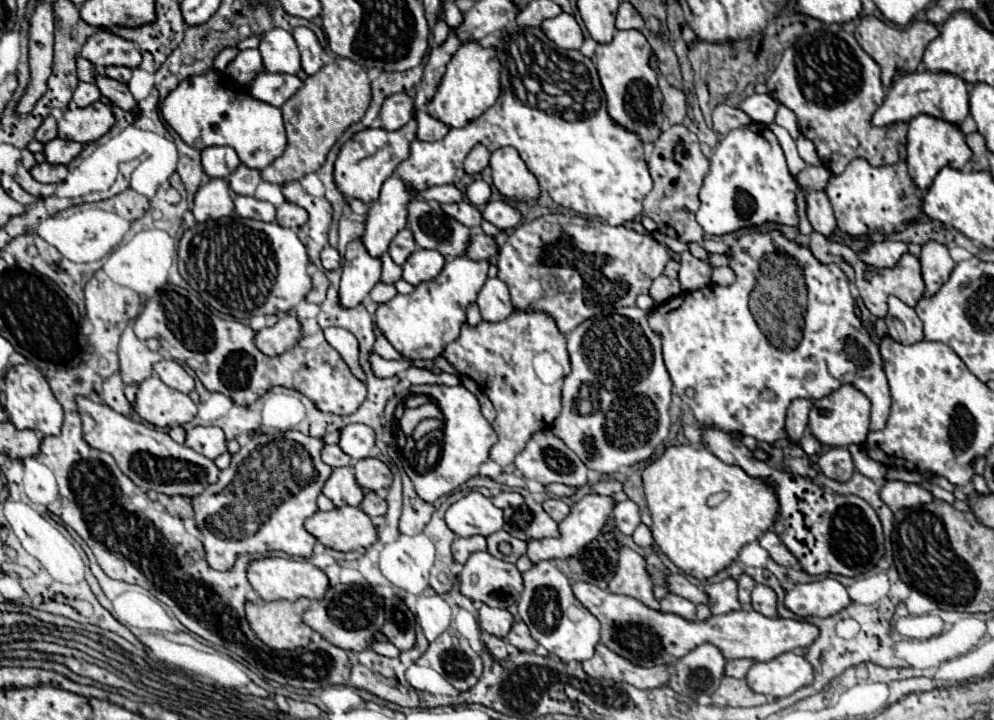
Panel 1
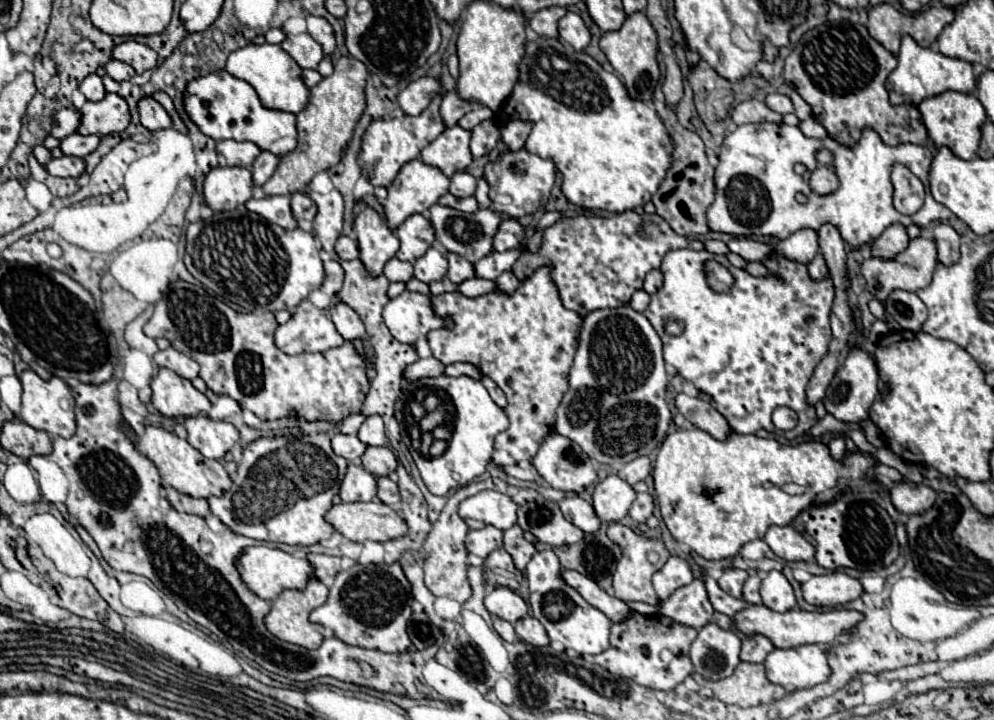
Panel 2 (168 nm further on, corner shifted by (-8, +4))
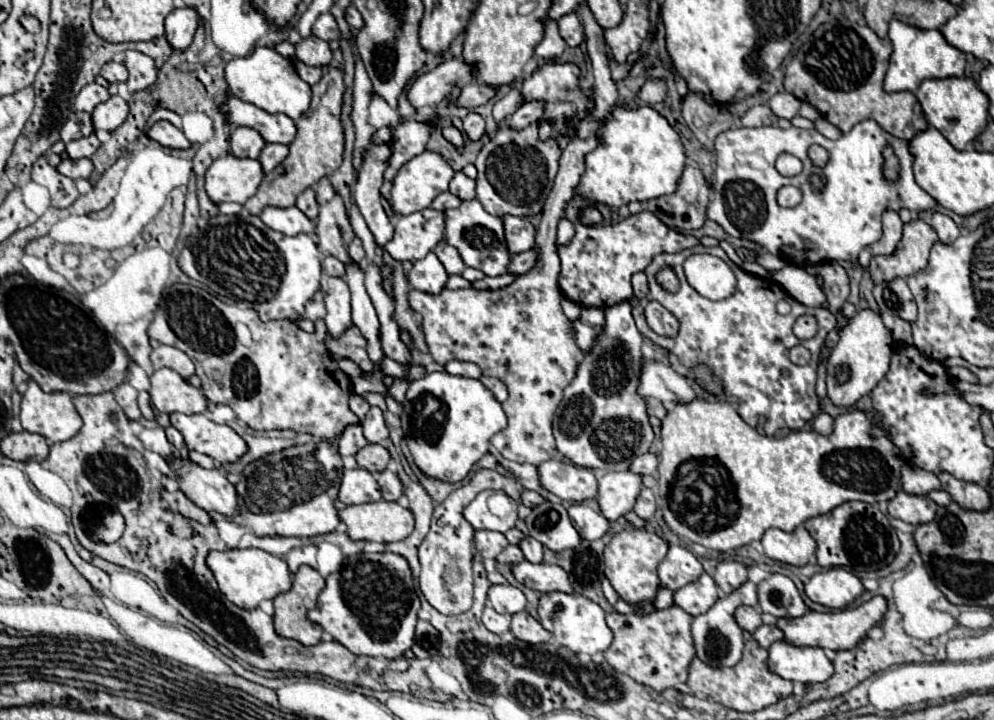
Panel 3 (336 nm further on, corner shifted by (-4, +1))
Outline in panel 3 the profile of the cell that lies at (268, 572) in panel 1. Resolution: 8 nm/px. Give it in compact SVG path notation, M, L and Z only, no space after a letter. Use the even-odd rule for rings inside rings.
M258 548L210 552L206 564L212 570L212 574L214 574L220 590L226 594L226 598L246 610L258 608L258 604L262 600L274 600L276 594L282 594L282 592L290 590L290 586L292 586L292 574L288 570L288 564L282 558L272 556Z

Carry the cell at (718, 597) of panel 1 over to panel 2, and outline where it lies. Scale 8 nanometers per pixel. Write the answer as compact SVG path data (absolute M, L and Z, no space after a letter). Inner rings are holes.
M728 567L728 569L724 569L722 577L718 579L718 585L720 585L728 595L740 599L740 597L742 597L742 585L744 585L746 577L748 577L748 573L746 573L744 569Z

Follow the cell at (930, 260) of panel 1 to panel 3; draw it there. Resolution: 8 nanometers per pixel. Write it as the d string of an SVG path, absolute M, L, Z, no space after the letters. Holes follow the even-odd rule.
M934 212L932 220L930 220L930 226L936 230L938 240L940 240L942 244L950 244L950 242L954 242L954 238L960 236L960 230L958 230L958 226L952 222L952 218L948 218L948 216L940 214L940 212Z

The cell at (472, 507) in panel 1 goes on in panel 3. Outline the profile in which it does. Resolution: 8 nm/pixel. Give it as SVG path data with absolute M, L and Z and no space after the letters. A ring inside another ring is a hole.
M486 490L482 494L478 494L466 508L464 508L464 518L472 524L474 530L496 530L496 532L508 532L510 528L514 528L518 514L516 514L516 506L512 508L512 512L508 516L496 516L488 510L488 496L492 496L492 490Z

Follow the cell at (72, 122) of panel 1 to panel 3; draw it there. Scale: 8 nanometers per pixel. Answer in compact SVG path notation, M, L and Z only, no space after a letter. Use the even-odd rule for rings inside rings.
M116 94L110 96L106 102L98 104L92 112L92 122L94 130L116 130L128 116L128 104Z

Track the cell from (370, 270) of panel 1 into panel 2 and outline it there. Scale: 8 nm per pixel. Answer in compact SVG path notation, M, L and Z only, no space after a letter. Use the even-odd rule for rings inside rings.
M364 205L364 209L356 215L354 227L362 263L366 265L370 275L380 275L384 263L394 257L400 247L396 233L390 229L388 221L380 217L370 205Z

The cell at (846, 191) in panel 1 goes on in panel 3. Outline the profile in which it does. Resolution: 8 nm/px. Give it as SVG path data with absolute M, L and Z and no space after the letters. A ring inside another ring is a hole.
M874 120L856 124L838 140L828 140L816 130L802 130L796 126L790 126L788 130L774 126L726 130L716 138L714 192L710 196L706 218L720 224L726 234L752 240L766 252L784 256L794 266L804 268L808 264L830 260L854 262L862 248L878 242L882 236L880 218L886 208L894 212L900 212L902 208L924 212L936 206L936 200L916 184L912 166L914 154L910 154L908 142L884 132ZM810 144L820 144L830 154L824 170L826 188L820 192L814 192L808 182L810 174L816 172L806 154ZM888 144L900 164L900 176L896 182L890 182L884 176L882 152ZM784 152L794 154L804 164L804 170L794 178L780 176L774 168L776 158ZM786 184L802 190L804 198L796 208L782 208L776 202L778 190Z

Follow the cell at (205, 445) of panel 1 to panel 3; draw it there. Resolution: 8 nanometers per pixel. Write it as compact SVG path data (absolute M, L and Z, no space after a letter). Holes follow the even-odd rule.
M170 414L172 426L184 436L186 448L214 458L220 464L238 460L248 448L246 442L230 428L208 420L204 414Z

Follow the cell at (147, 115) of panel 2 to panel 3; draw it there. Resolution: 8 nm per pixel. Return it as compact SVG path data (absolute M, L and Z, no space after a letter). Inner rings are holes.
M158 120L150 130L148 130L148 138L160 142L162 146L168 148L188 148L190 142L186 140L184 132L178 130L174 124L170 124L168 120Z

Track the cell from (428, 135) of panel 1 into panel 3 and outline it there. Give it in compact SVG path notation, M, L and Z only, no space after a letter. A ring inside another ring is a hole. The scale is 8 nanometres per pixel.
M472 82L472 84L468 84L468 86L462 88L462 92L460 92L458 98L450 98L450 104L466 108L466 110L472 110L476 106L486 104L494 94L496 94L496 88Z

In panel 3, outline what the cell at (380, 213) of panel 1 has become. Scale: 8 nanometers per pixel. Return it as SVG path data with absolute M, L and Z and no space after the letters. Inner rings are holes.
M424 150L422 154L414 156L410 162L406 162L406 166L402 166L394 178L394 186L392 186L392 194L390 194L390 206L396 214L408 216L416 210L424 210L432 204L432 200L440 194L448 190L448 184L454 176L454 170L442 160L440 154Z

